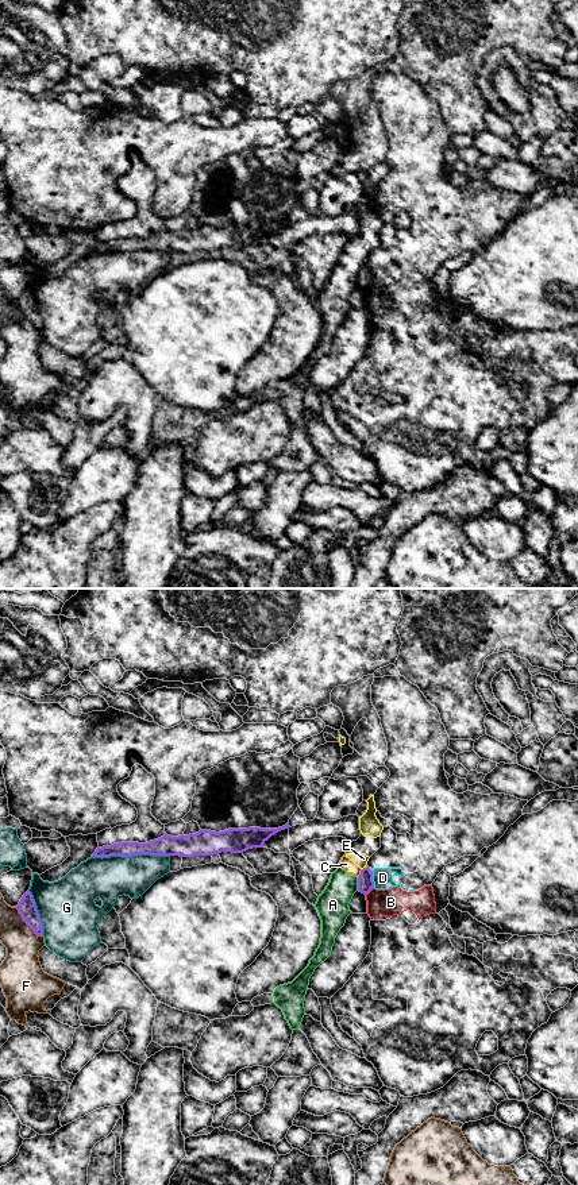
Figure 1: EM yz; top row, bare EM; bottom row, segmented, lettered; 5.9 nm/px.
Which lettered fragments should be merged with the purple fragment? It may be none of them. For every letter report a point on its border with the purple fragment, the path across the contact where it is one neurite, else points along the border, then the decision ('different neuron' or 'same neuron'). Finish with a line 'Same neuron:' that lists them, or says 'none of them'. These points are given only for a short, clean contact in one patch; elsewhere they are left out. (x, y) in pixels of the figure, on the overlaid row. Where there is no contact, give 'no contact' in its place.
A: yz (358, 884) | along yz (357, 877), (358, 890) | different neuron
B: yz (370, 890) | along yz (372, 887), (366, 895) | different neuron
C: yz (361, 873) | along yz (362, 869), (358, 877) | different neuron
D: yz (372, 880) | along yz (372, 873), (373, 887) | different neuron
E: yz (363, 868) | along yz (365, 867), (362, 869) | different neuron
F: yz (26, 922) | different neuron
G: yz (130, 856) | different neuron
Same neuron: none of them

